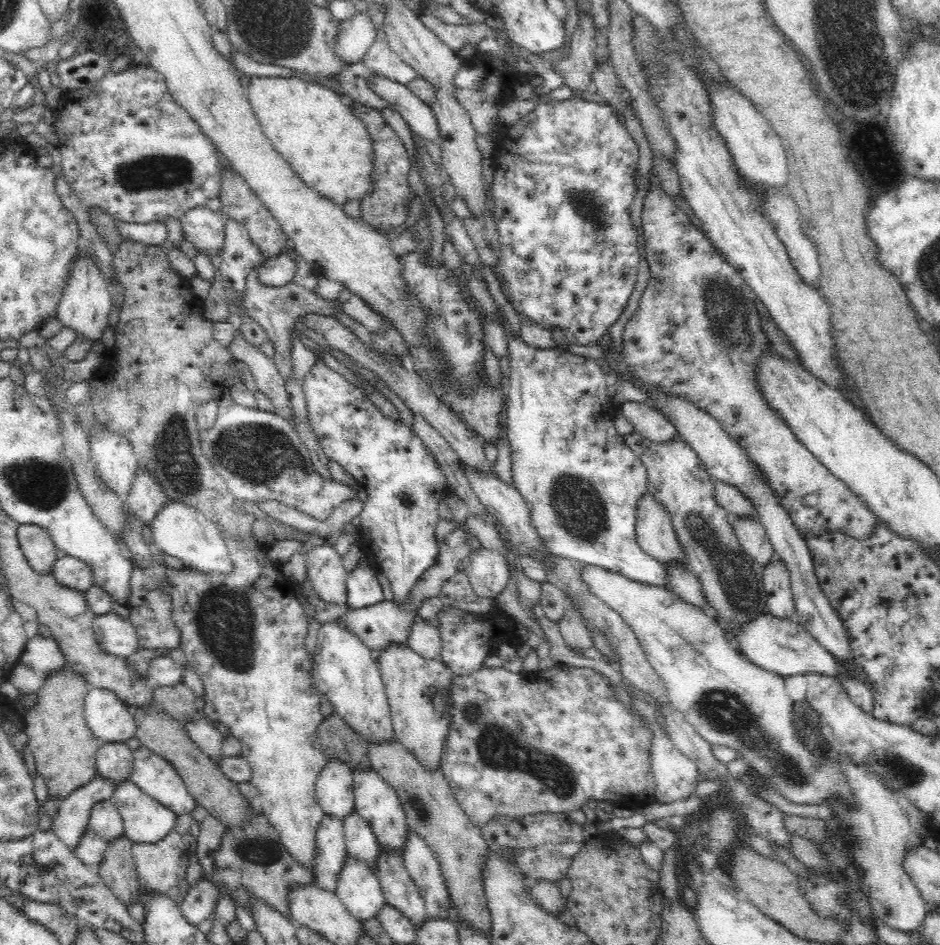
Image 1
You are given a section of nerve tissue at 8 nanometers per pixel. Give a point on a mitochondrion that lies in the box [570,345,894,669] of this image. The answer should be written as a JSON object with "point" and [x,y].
{"point":[699,528]}

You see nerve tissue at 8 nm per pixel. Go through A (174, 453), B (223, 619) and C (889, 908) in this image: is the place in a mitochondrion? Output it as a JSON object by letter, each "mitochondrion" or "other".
{"A":"mitochondrion","B":"mitochondrion","C":"mitochondrion"}

